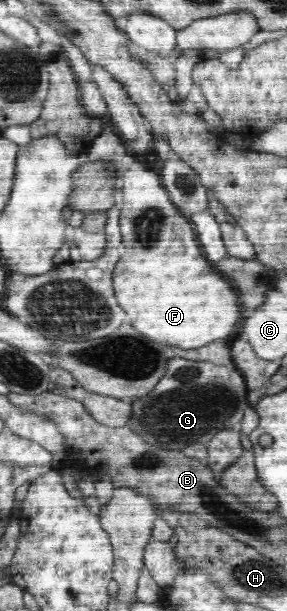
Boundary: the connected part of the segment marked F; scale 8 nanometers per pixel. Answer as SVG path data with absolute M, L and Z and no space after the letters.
M133 162L120 178L119 226L127 250L113 275L118 304L128 312L140 334L160 342L168 340L192 350L228 338L242 318L240 296L234 284L204 258L194 224L172 203L160 173L147 167Z

